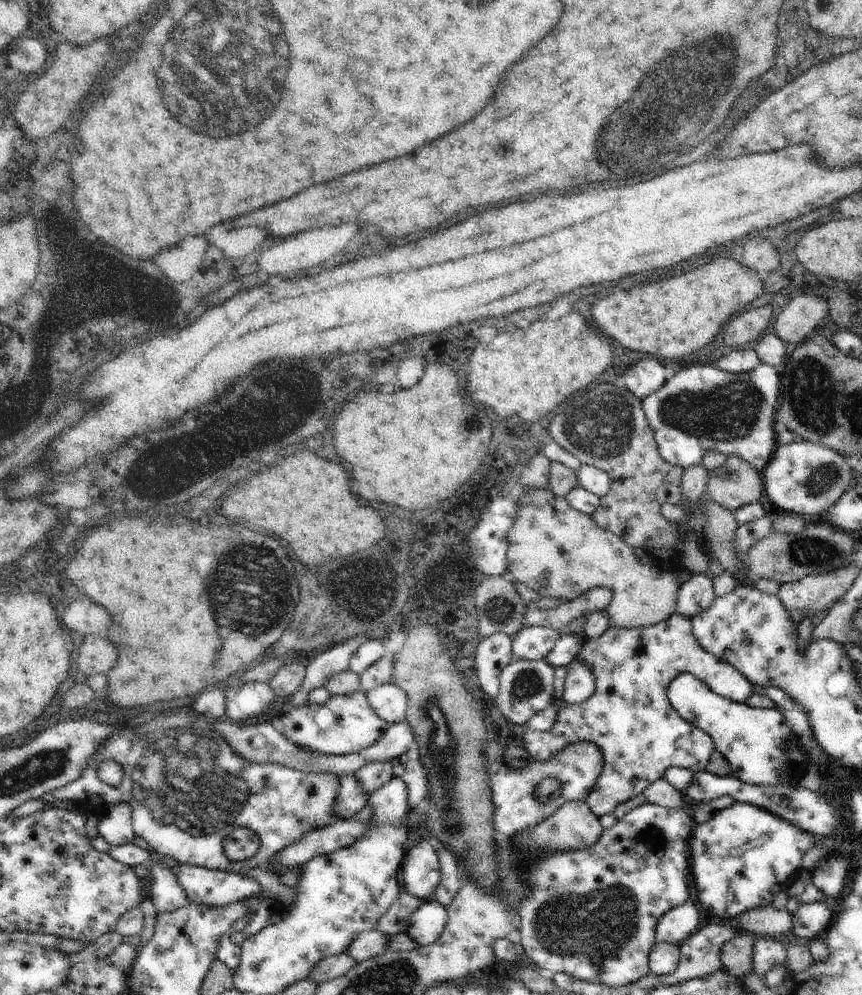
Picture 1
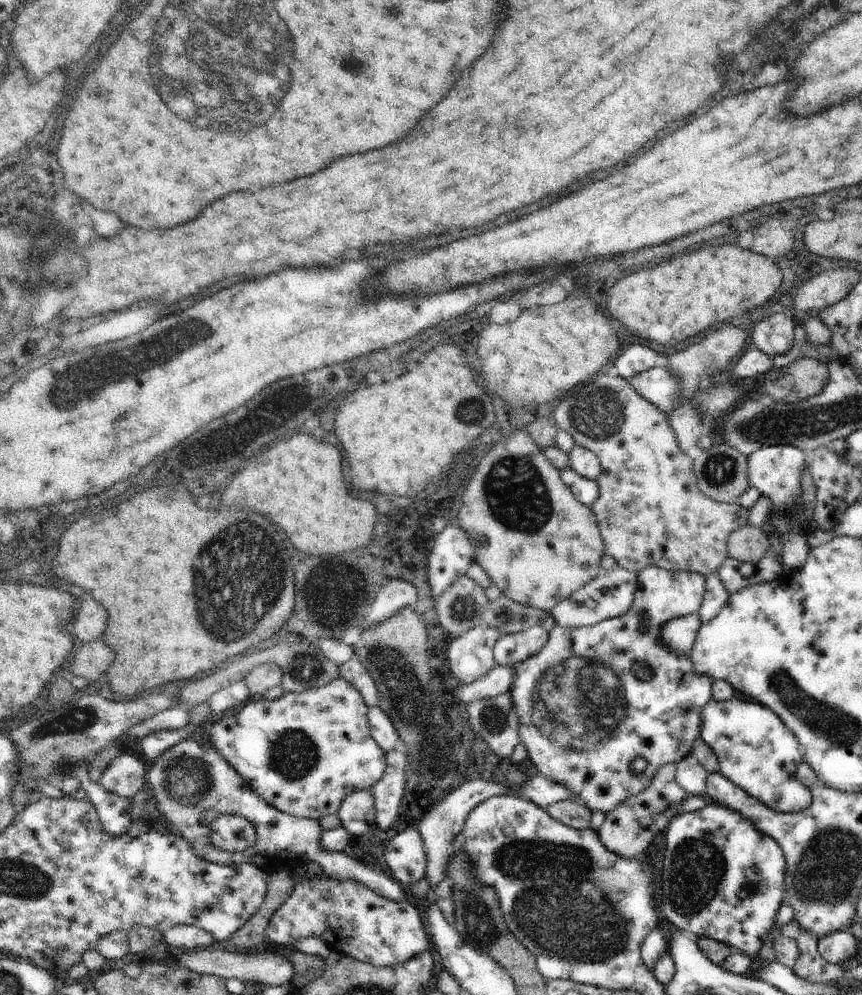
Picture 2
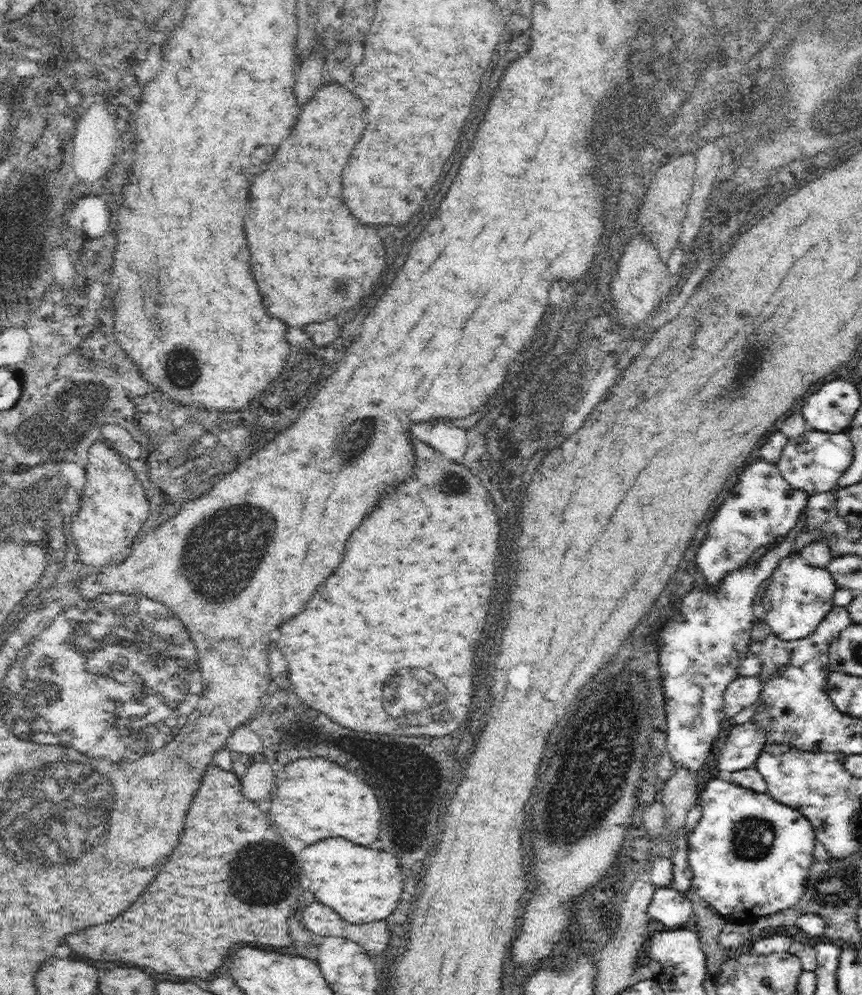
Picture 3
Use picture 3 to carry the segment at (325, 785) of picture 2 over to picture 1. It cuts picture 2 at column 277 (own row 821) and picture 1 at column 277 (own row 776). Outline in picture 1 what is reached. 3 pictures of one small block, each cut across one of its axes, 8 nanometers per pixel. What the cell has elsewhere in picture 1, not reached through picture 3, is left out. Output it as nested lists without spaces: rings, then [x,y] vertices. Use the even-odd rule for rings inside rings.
[[[361,690],[345,696],[331,696],[325,704],[305,702],[275,718],[275,724],[281,736],[291,744],[297,744],[299,750],[313,750],[327,756],[359,754],[361,750],[371,748],[391,726],[371,710],[367,696]]]

